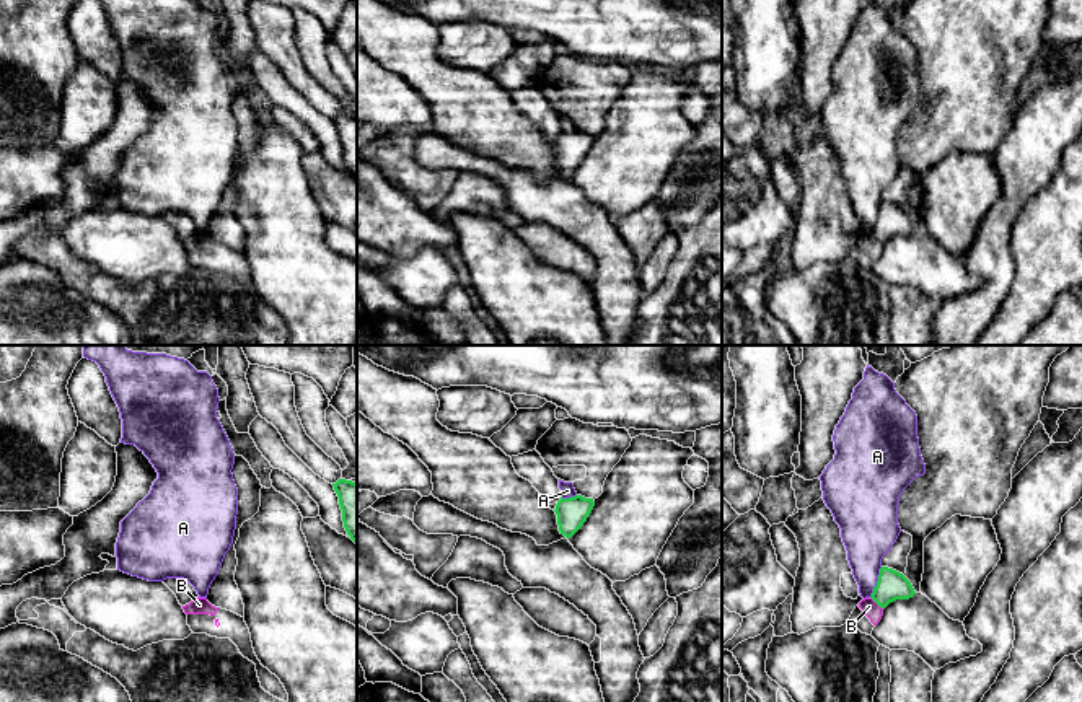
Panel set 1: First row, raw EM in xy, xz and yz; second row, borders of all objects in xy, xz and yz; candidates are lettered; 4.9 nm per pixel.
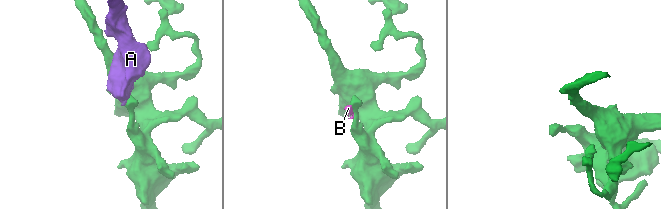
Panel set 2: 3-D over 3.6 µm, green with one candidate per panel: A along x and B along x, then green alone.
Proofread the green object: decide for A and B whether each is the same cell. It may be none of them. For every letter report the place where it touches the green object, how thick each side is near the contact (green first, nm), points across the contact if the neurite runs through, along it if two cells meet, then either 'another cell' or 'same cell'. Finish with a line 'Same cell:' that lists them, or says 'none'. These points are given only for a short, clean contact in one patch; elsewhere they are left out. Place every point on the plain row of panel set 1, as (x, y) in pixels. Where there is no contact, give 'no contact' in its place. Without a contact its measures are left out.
A: contact yz (877, 217); calibres 150 and 260 nm; border yz (882, 202), (877, 220), (869, 232); another cell
B: contact yz (877, 238); calibres 150 and 80 nm; border yz (870, 232), (884, 243); another cell
Same cell: none

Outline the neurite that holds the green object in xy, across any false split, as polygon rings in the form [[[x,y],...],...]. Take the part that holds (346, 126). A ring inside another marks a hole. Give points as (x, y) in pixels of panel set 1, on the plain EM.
[[[339,114],[332,121],[339,132],[344,163],[350,174],[357,179],[357,119],[352,116]]]

